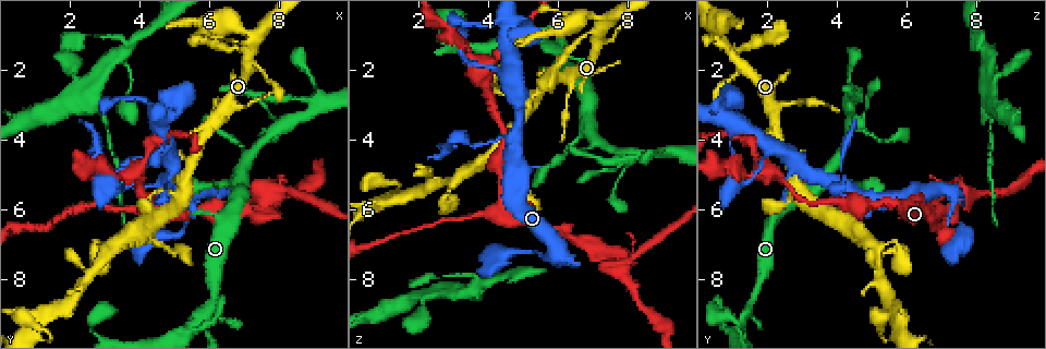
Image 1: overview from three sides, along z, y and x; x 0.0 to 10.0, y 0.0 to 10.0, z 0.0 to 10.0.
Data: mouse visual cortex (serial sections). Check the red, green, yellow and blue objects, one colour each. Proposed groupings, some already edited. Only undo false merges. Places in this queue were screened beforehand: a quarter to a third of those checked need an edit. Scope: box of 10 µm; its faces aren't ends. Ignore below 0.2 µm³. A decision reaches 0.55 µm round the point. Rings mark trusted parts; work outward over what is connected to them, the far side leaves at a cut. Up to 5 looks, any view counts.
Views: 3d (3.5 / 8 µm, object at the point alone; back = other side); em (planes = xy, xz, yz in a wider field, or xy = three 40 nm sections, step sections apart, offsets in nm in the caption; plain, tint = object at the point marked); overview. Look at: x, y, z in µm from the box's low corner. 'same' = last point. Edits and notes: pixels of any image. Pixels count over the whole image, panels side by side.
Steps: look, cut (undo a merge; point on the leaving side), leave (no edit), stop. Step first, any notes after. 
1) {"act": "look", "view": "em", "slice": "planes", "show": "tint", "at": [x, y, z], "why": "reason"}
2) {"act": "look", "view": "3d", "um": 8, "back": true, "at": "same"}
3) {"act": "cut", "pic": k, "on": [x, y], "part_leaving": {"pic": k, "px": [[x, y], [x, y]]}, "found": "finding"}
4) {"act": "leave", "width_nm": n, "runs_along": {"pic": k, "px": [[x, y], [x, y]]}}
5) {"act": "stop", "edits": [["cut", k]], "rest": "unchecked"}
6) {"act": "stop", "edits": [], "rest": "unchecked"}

{"act": "look", "view": "em", "slice": "xy", "step": 5, "show": "tint", "at": [7.75, 5.60, 7.65]}

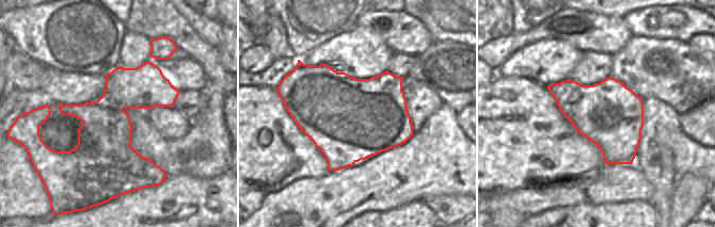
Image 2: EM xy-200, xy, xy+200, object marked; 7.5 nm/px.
{"act": "look", "view": "3d", "um": 3.5, "back": true, "at": "same", "why": "see where the arms go"}

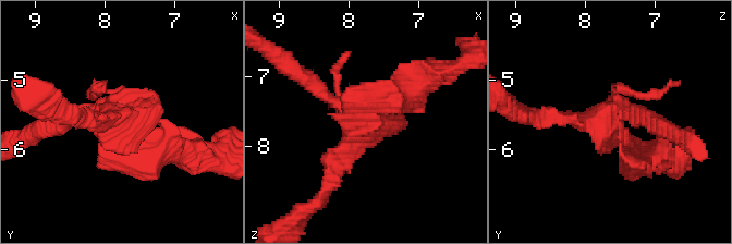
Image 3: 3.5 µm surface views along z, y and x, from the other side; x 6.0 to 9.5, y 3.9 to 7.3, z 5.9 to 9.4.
{"act": "leave", "width_nm": 650, "runs_along": {"pic": 3, "px": [[405, 92], [373, 108], [329, 186]]}, "found": "all the same cell"}

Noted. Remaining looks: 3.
{"act": "look", "view": "3d", "um": 3.5, "at": [3.00, 5.95, 6.25], "why": "thin neck"}

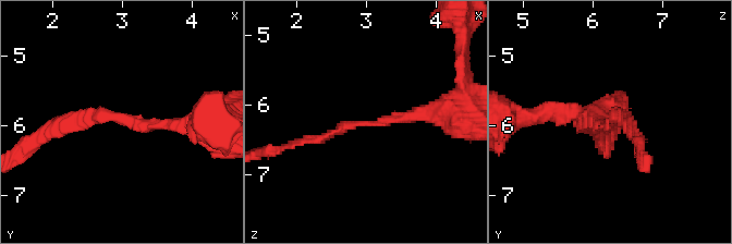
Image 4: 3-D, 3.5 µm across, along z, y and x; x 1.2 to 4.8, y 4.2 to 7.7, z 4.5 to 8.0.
{"act": "look", "view": "em", "slice": "xy", "step": 3, "show": "tint", "at": [3.05, 5.95, 6.25], "arm_widths_nm": [150, 200], "why": "shape alone is not enough"}

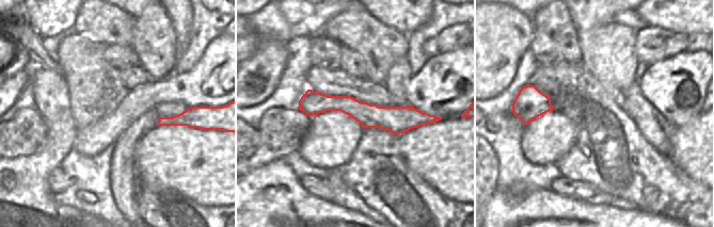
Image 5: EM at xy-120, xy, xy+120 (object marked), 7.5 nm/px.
{"act": "leave", "runs_along": {"pic": 5, "px": [[301, 103], [426, 120]]}, "found": "all the same cell"}

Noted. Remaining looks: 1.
{"act": "stop", "edits": [], "rest": "unchecked"}

